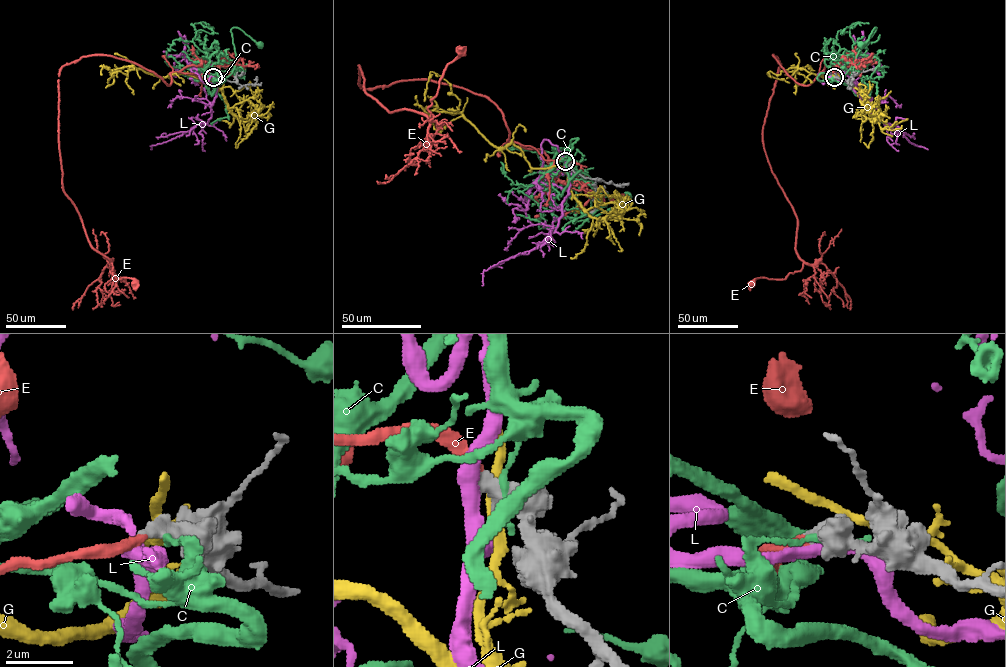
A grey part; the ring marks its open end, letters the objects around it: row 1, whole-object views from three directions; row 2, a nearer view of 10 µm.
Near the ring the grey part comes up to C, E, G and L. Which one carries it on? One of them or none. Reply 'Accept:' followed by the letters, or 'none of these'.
Accept: E

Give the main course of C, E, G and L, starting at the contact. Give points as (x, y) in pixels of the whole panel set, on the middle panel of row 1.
C: (567, 162), (570, 159), (566, 164), (570, 178), (580, 170), (593, 183), (589, 217), (616, 207), (627, 196)
E: (565, 160), (507, 140), (485, 96), (430, 79), (358, 82), (359, 65), (388, 111), (429, 120), (461, 51)
G: (566, 162), (565, 170), (532, 168), (511, 142), (494, 147), (458, 111), (450, 85), (433, 72), (424, 101)
L: (565, 161), (569, 188), (556, 230), (527, 254), (519, 253), (484, 270), (482, 286)

